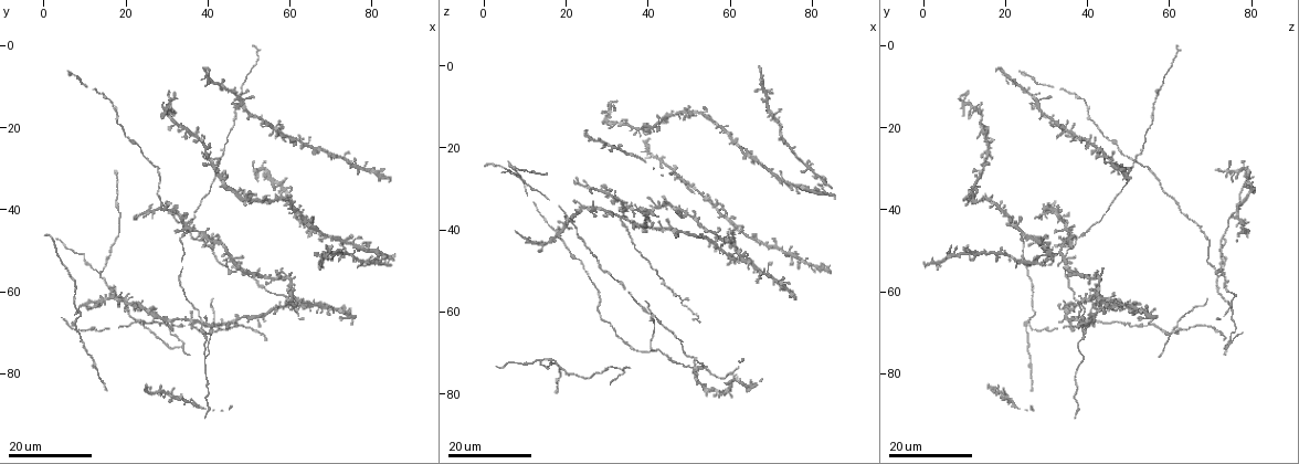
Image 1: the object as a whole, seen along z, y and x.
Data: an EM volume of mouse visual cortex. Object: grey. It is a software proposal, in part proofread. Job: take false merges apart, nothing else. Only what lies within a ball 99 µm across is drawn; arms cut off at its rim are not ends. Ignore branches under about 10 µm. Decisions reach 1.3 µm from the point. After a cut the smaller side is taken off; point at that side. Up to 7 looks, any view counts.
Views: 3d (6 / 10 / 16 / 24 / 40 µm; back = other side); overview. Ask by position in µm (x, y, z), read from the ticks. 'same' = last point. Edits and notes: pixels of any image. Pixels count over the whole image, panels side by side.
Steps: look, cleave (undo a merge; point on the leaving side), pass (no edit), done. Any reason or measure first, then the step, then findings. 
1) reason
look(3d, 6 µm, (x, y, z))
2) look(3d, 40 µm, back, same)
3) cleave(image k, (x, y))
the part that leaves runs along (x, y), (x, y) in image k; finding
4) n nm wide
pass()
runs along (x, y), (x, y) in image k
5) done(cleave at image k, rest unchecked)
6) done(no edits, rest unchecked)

two arms at a narrow angle
look(3d, 24 µm, (46.0, 55.5, 71.0))

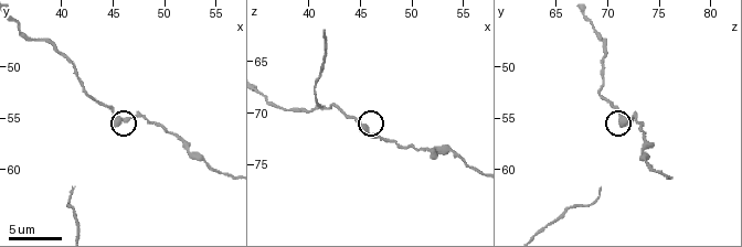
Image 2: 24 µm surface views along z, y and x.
look(3d, 10 µm, (45.6, 54.8, 71.4))

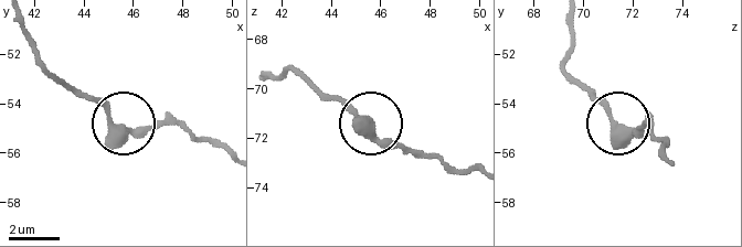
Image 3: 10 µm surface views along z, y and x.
side arm 64 µm
pass()
one neuron here

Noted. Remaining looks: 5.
look(3d, 16 µm, (41.0, 70.0, 61.5))

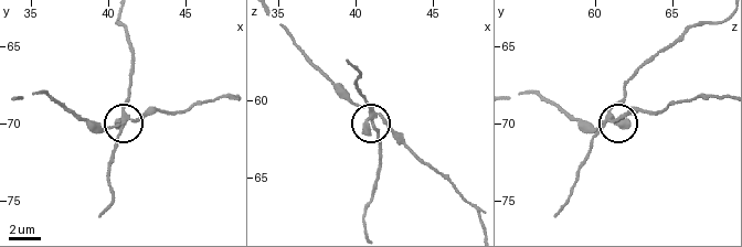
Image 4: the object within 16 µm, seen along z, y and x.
look(3d, 6 µm, (41.0, 69.6, 61.0))

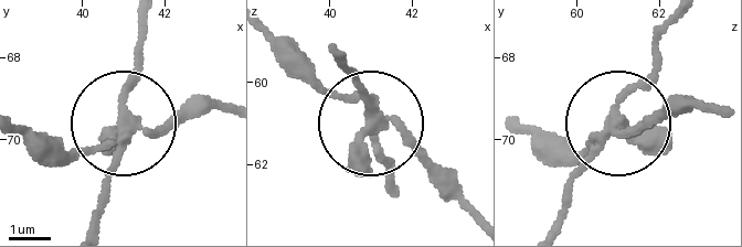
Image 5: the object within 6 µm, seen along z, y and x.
look(3d, 6 µm, back, (41.20, 69.55, 61.00))

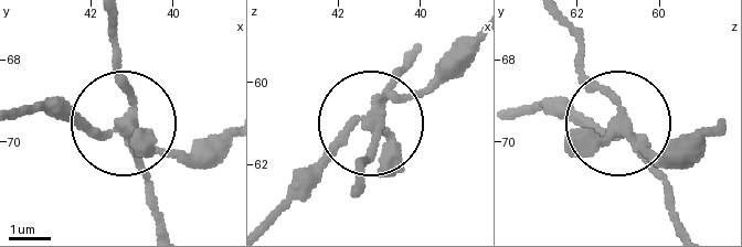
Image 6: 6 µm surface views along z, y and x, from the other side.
230 nm wide
cleave(image 6, (146, 145))
the part that leaves runs along (393, 103), (364, 183) in image 6; a second neuron is stuck on

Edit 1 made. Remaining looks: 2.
look(3d, 24 µm, (14.0, 56.5, 72.5))

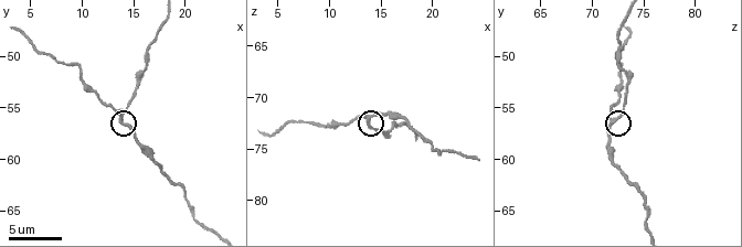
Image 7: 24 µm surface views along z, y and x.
look(3d, 6 µm, (13.8, 56.4, 72.0))

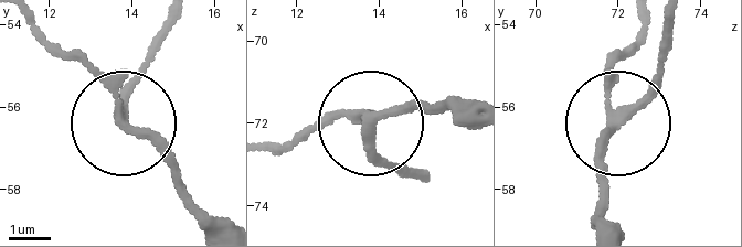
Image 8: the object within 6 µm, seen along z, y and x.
pass()
runs along (214, 225), (171, 162), (129, 130), (108, 88), (59, 50) in image 8; continuous, no second neuron

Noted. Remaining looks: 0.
done(cleave at image 6, rest unchecked)

